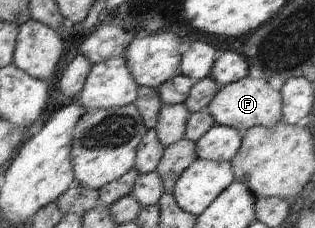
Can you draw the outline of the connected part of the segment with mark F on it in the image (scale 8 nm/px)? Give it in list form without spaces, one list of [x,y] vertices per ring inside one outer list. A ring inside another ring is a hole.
[[[247,76],[233,84],[222,86],[206,108],[215,124],[244,132],[257,125],[267,128],[275,126],[282,120],[283,103],[280,91],[273,90],[267,78],[258,80]]]

